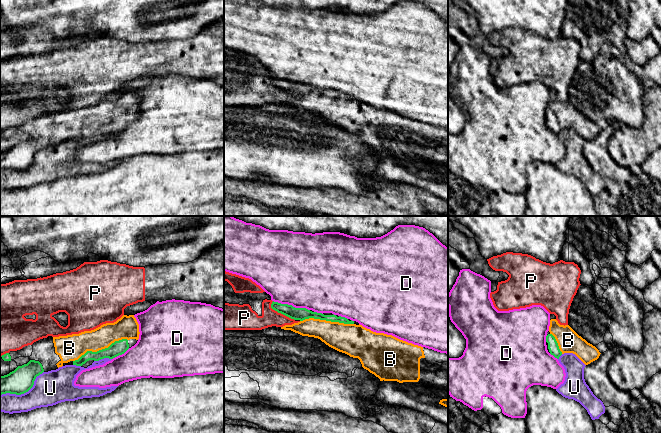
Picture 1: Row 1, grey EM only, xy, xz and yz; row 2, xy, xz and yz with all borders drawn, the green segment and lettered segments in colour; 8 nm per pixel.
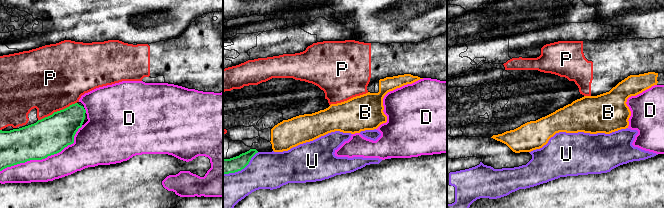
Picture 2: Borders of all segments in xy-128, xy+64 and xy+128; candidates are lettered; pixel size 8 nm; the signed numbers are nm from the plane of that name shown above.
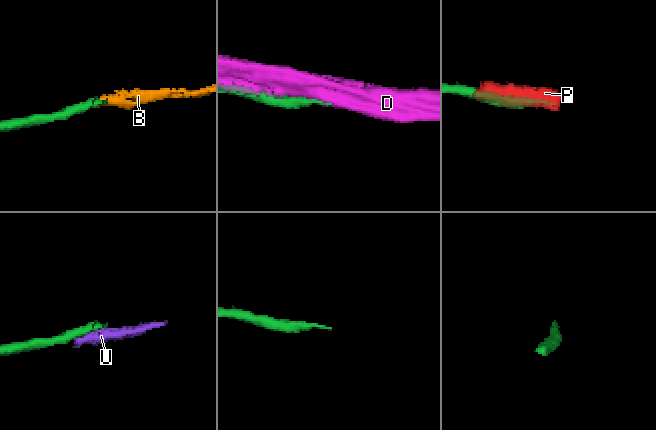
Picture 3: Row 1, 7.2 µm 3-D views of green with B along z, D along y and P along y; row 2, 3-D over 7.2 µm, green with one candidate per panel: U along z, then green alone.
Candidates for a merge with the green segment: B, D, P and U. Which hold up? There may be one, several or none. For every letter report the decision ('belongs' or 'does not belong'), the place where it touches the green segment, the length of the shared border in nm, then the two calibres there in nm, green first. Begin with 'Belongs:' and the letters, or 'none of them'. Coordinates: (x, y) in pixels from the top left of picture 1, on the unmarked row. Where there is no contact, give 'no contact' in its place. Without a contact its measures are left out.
Belongs: B
B: belongs; contact xy (100, 126); length 480 nm; calibres 120 and 200 nm
D: does not belong; contact xz (291, 81); length 300 nm; calibres 100 and 500 nm
P: does not belong; contact xz (280, 88); length 240 nm; calibres 100 and 150 nm
U: does not belong; contact xy (24, 168); length 400 nm; calibres 200 and 280 nm

